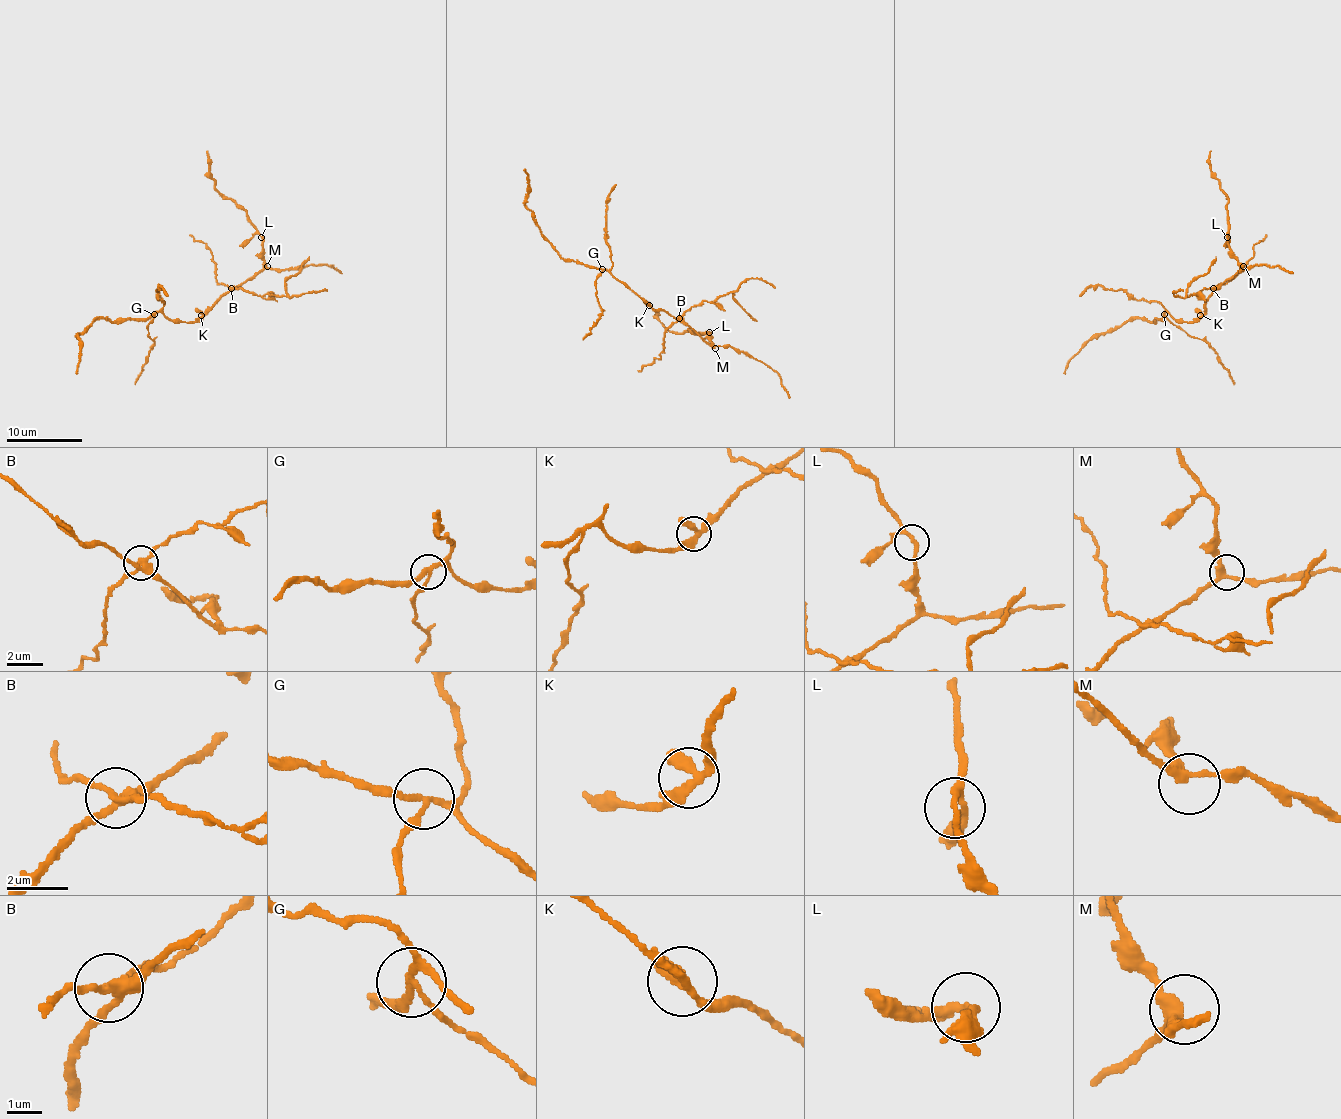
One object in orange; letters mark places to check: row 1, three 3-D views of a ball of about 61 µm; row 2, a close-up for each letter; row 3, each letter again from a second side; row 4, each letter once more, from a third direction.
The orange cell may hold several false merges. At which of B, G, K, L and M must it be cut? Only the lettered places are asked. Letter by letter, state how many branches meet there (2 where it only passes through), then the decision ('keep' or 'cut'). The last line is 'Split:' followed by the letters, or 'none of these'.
B: 4 | cut
G: 3 | cut
K: 3 | keep
L: 3 | keep
M: 3 | keep
Split: B, G

